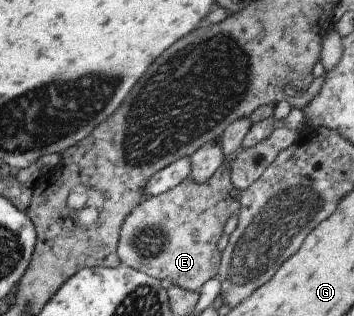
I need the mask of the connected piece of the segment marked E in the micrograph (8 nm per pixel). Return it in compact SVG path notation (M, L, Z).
M223 164L218 166L218 169L206 181L195 182L190 176L186 176L172 189L138 202L124 217L119 229L115 253L120 263L152 276L158 281L166 277L166 281L192 291L199 291L205 281L217 275L220 253L216 248L216 241L223 233L222 227L226 219L232 213L239 211L241 196L241 192L229 180L229 169L226 167L229 164Z

